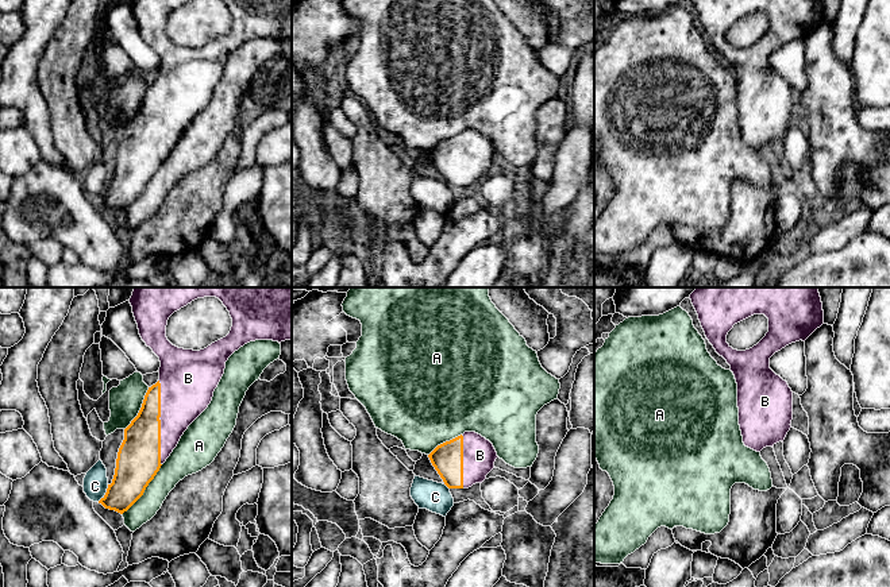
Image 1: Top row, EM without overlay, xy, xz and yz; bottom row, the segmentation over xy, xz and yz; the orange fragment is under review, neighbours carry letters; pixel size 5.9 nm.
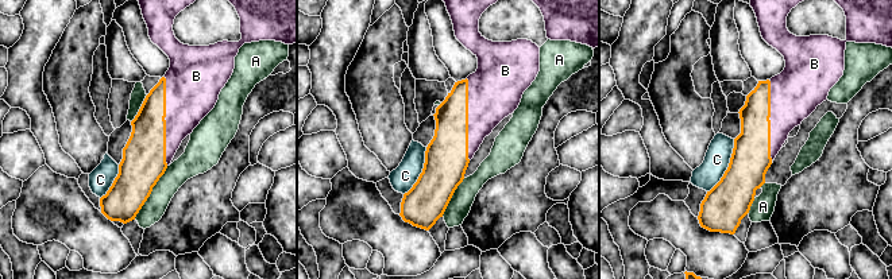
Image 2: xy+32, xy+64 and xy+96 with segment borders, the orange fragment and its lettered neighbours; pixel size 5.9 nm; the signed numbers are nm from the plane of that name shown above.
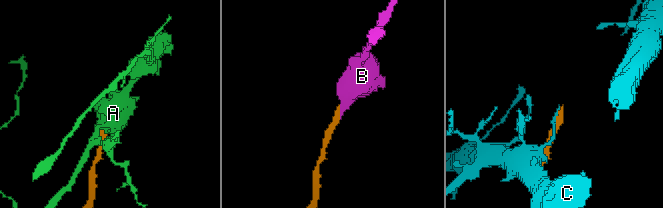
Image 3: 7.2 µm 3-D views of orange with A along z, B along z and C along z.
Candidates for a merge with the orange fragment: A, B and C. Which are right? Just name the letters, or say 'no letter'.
B

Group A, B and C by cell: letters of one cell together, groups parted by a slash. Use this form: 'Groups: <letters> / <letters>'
Groups: A / B / C

